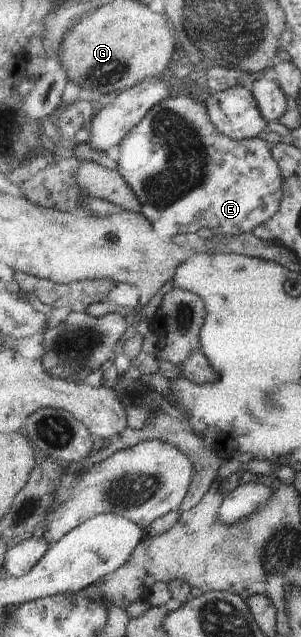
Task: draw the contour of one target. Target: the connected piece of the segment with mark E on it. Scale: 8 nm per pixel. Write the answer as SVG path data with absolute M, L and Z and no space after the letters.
M173 96L152 109L128 135L115 154L119 171L132 185L144 205L143 213L152 221L162 238L196 233L210 228L218 237L254 233L258 226L272 220L284 198L284 175L266 137L236 140L214 126L206 102L191 96Z

